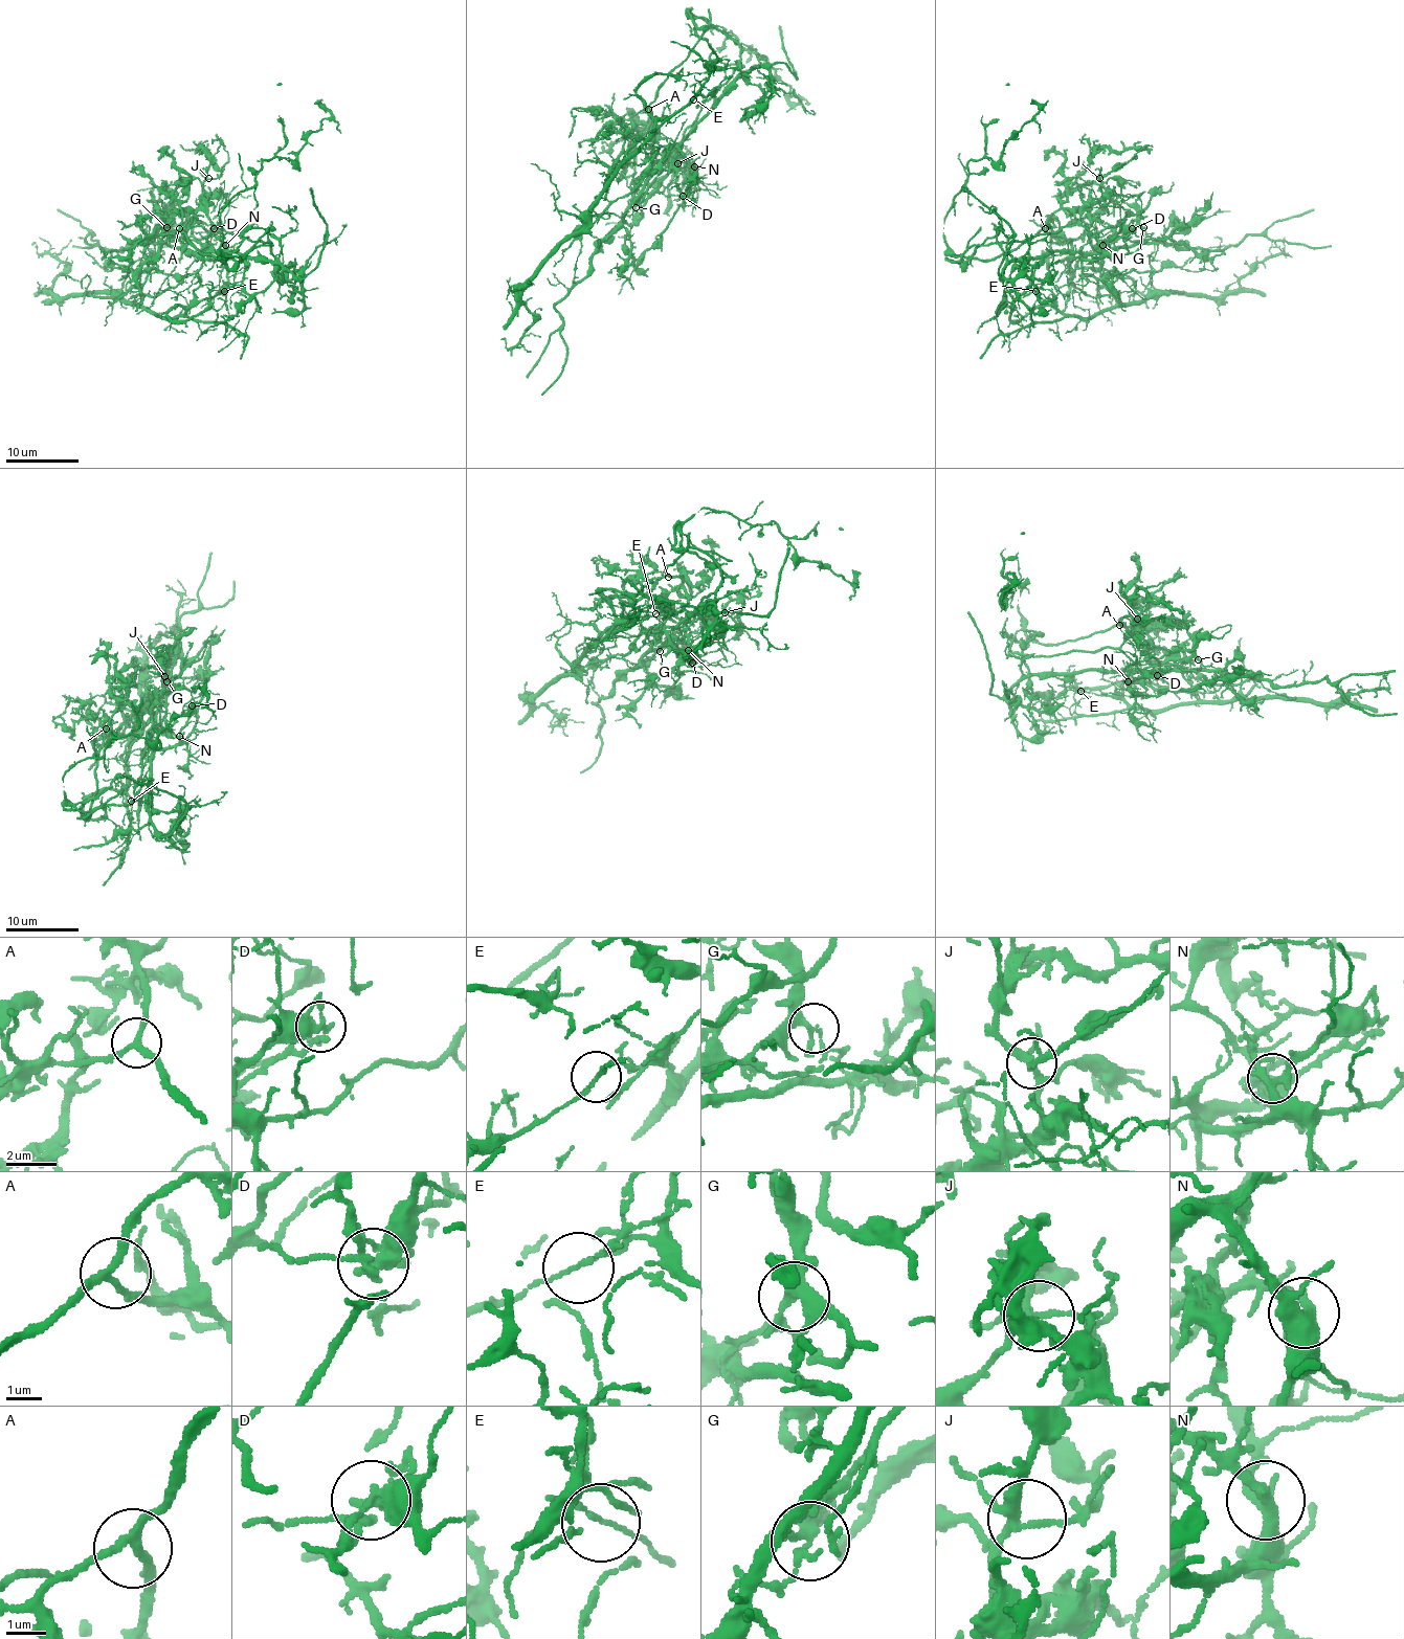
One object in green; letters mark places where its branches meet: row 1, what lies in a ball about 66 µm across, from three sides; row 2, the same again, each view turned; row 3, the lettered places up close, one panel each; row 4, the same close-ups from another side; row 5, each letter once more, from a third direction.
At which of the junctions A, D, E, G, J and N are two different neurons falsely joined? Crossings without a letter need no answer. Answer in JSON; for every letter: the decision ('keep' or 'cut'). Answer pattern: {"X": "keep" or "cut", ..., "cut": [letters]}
{"A": "keep", "D": "cut", "E": "cut", "G": "cut", "J": "keep", "N": "keep", "cut": ["D", "E", "G"]}

